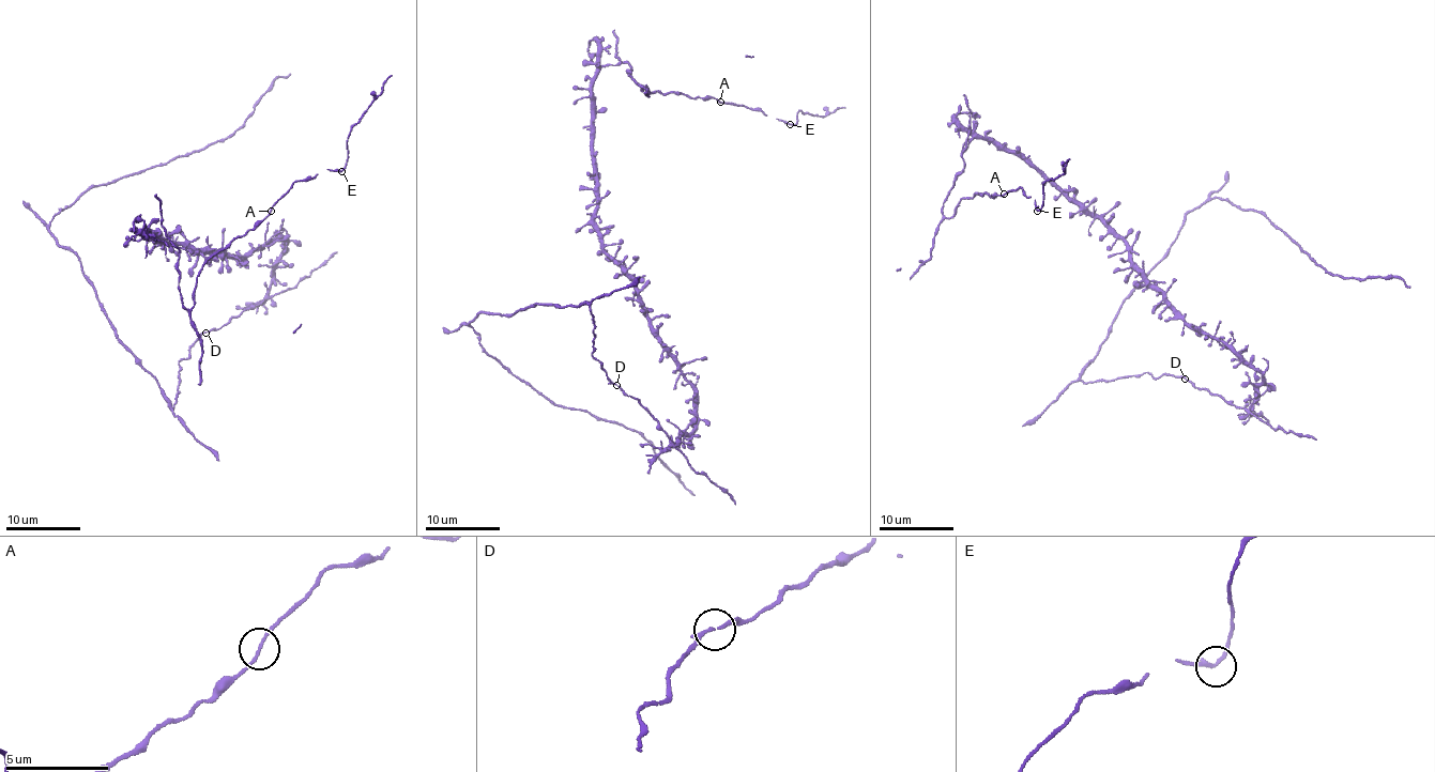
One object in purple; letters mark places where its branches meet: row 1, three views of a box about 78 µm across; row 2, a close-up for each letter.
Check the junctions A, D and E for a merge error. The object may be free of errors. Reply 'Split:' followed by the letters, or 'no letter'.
Split: no letter

